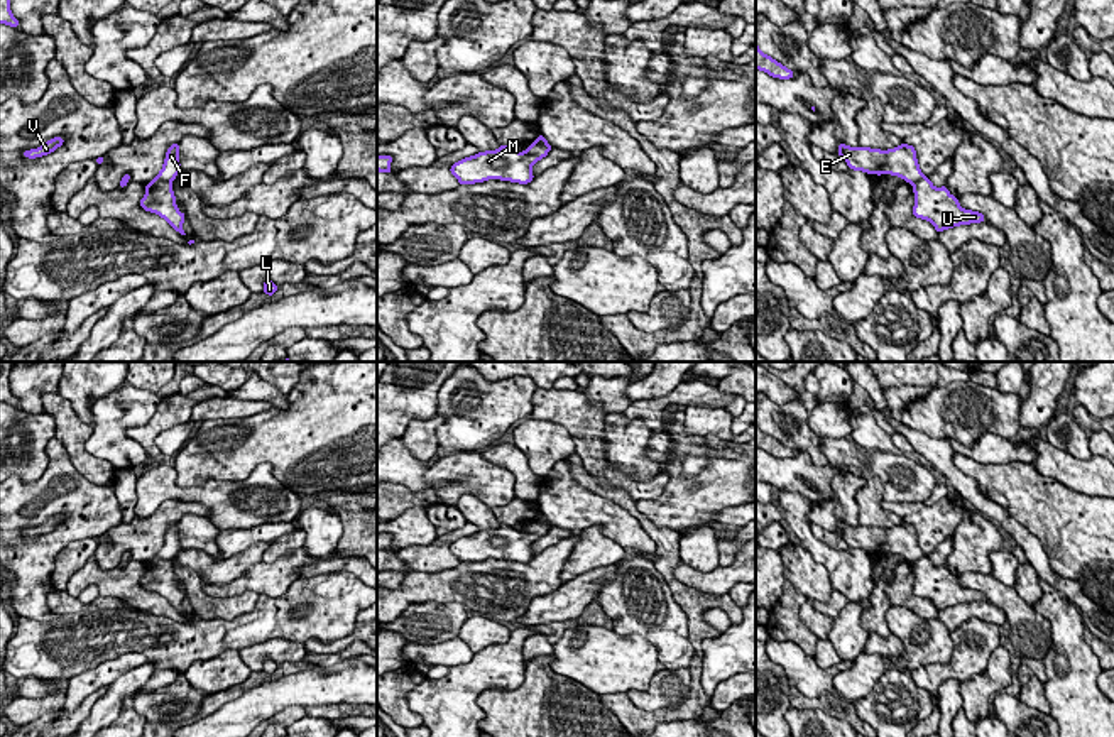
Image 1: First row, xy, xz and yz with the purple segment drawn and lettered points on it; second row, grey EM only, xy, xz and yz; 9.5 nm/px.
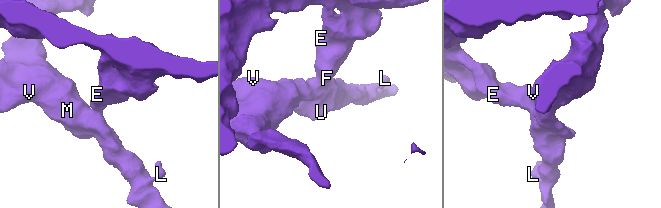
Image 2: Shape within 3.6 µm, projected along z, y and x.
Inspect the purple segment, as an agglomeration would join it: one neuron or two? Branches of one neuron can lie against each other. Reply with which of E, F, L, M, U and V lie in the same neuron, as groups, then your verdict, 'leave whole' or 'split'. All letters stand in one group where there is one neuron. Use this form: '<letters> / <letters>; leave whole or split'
E F / L M U V; split

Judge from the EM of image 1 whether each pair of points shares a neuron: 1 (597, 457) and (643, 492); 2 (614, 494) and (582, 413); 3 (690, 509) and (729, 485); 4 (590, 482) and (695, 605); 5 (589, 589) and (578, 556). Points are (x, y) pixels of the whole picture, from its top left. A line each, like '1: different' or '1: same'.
1: same
2: different
3: same
4: same
5: different

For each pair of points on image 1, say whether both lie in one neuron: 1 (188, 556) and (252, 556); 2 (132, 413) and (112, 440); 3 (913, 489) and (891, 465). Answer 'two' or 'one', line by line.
1: one
2: one
3: one

